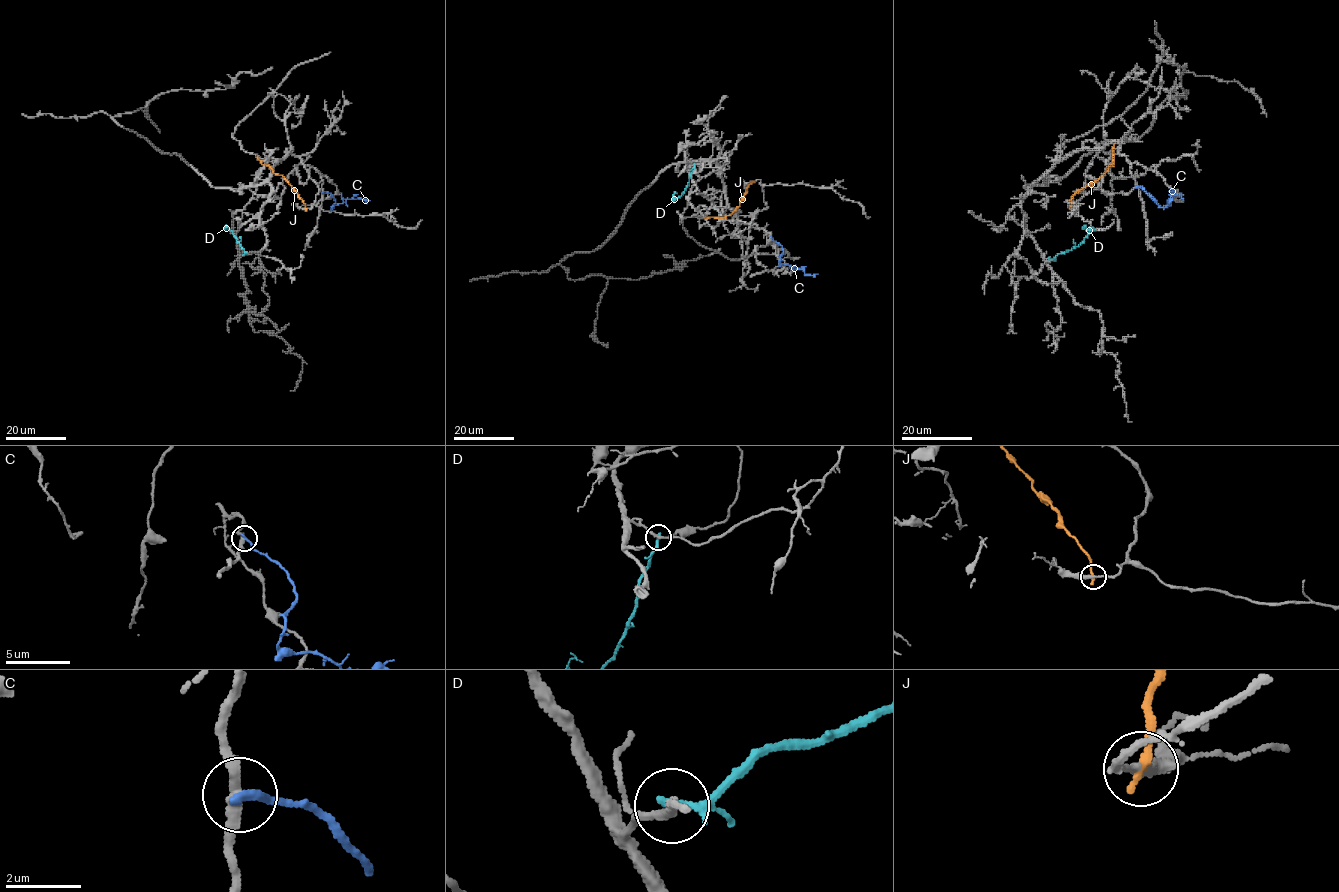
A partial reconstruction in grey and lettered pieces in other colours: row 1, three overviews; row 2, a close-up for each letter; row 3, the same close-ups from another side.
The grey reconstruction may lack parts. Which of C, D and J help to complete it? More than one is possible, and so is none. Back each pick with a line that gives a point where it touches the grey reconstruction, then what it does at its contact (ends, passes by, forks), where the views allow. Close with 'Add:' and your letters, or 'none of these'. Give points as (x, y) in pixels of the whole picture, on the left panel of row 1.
Add: none of these

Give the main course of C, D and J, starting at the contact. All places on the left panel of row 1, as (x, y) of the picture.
C: (323, 192), (328, 192), (335, 200), (332, 210), (347, 199), (369, 201)
D: (246, 252), (224, 225), (228, 227)
J: (306, 208), (282, 175), (262, 164), (257, 156)

